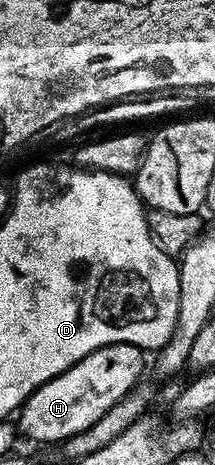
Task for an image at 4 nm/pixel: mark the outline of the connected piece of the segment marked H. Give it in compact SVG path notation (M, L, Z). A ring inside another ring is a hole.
M109 344L97 348L26 399L16 420L21 435L50 444L53 440L61 442L88 430L88 426L100 422L116 402L135 391L137 384L134 383L142 376L142 356L143 349L131 344Z

